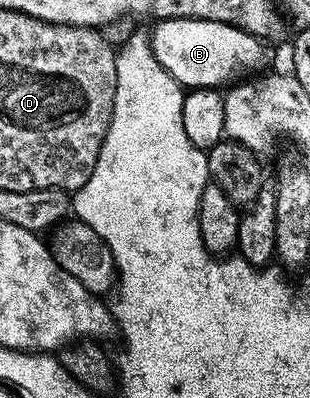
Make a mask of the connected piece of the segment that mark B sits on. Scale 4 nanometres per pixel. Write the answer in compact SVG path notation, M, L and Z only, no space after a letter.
M168 19L158 21L153 33L149 34L150 46L164 71L172 75L179 85L187 90L191 89L218 89L229 86L231 83L241 82L243 79L262 75L271 68L270 53L266 50L267 42L263 38L244 31L239 25L229 25L208 19Z

